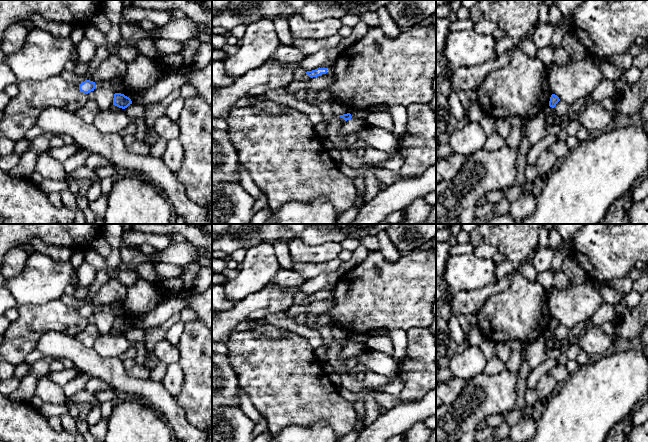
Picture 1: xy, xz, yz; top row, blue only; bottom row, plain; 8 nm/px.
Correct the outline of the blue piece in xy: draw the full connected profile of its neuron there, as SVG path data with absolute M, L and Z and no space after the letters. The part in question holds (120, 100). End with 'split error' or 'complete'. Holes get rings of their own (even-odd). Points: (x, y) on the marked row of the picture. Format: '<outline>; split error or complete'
M121 93L114 94L113 105L115 105L119 108L125 109L130 104L132 104L132 101L129 97L125 96L124 94L121 94Z; complete

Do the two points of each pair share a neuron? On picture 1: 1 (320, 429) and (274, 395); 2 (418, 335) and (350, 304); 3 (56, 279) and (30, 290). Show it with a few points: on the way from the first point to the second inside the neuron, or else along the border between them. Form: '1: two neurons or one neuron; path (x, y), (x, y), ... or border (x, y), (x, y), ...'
1: two neurons; border (290, 426), (325, 421), (334, 431)
2: two neurons; border (425, 327), (410, 327), (406, 331)
3: one neuron; path (50, 280), (42, 280), (36, 285)

